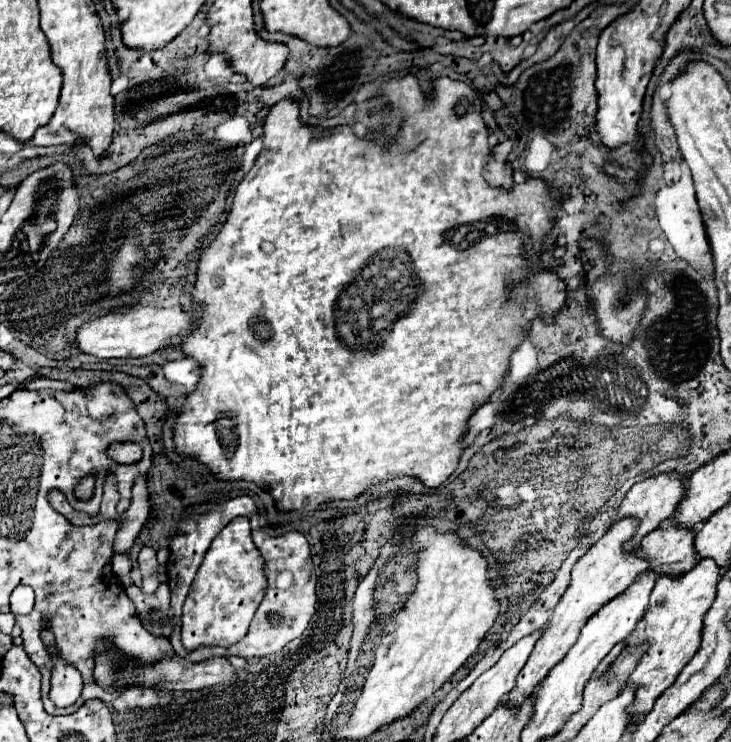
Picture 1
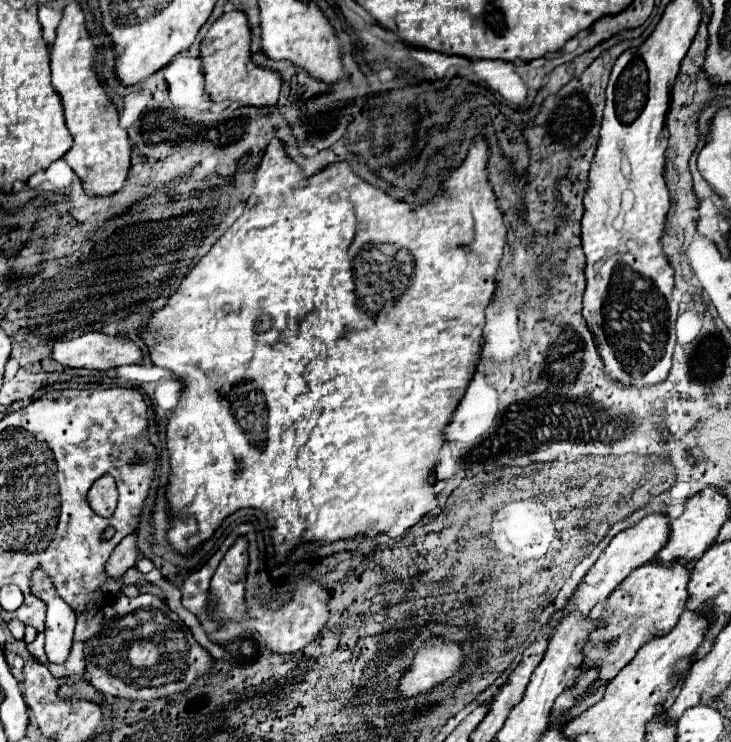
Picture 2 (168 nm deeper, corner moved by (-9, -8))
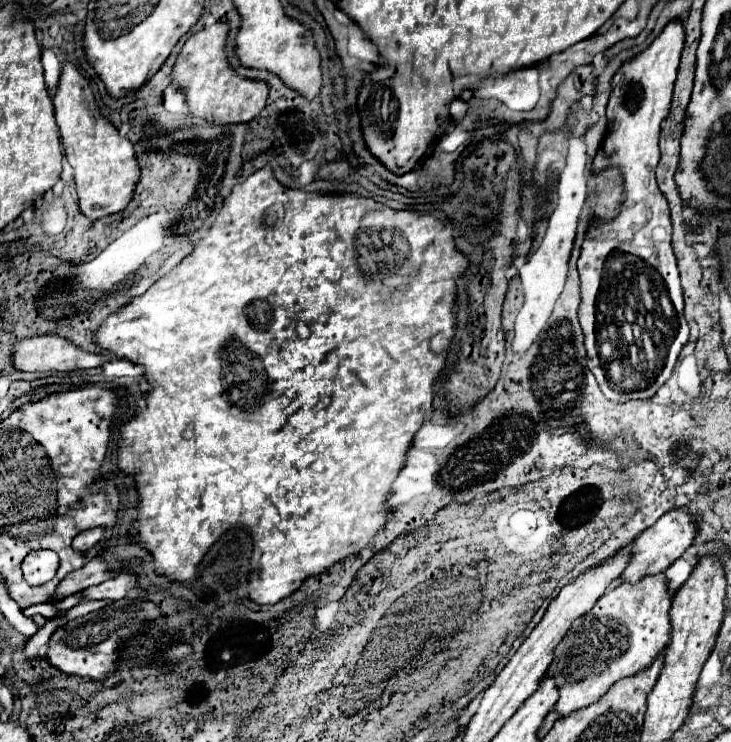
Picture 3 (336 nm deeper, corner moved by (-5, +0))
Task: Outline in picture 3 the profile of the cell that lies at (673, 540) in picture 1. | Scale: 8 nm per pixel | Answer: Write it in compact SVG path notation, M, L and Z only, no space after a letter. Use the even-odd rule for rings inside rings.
M658 573L652 577L644 577L636 585L620 583L604 597L600 597L600 601L596 601L596 605L584 617L578 617L560 641L560 645L554 649L554 661L546 671L546 675L556 681L556 687L560 691L560 699L554 705L554 711L560 717L566 717L576 709L596 703L604 695L604 691L612 687L612 683L644 671L670 643L670 601L672 599L666 587L666 579L662 573Z

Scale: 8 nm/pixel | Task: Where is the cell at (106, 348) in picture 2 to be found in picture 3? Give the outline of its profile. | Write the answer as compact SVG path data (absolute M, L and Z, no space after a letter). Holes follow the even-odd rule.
M40 335L28 337L12 347L12 365L18 371L76 371L100 367L100 361L106 361L104 355L84 353L80 347L70 343L64 337Z

